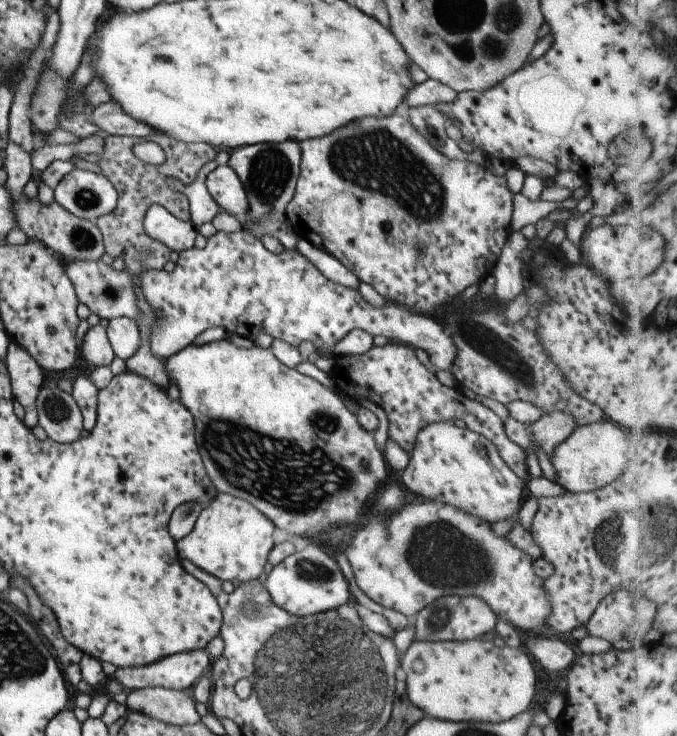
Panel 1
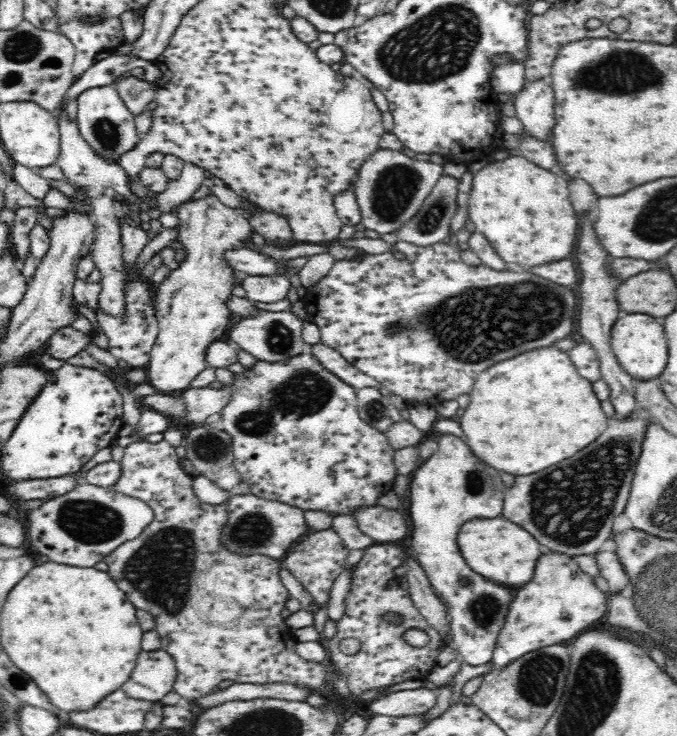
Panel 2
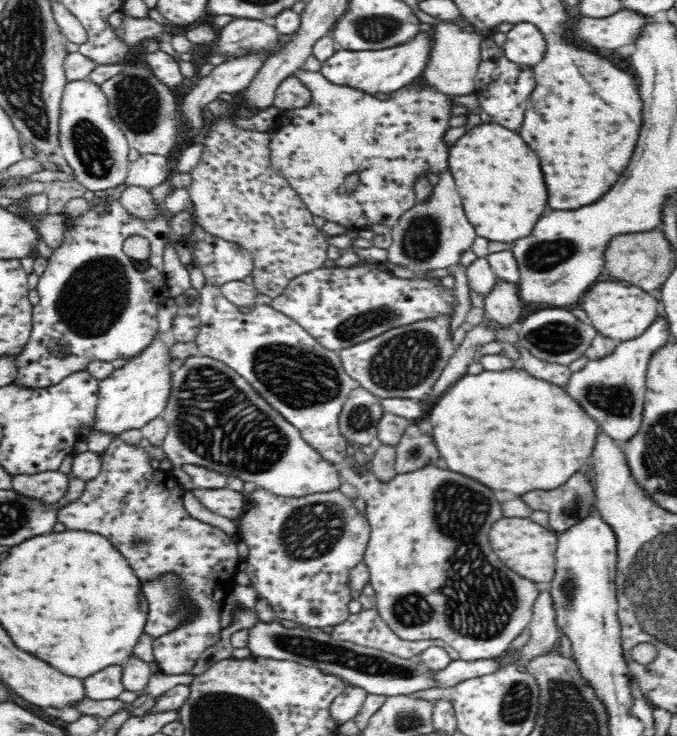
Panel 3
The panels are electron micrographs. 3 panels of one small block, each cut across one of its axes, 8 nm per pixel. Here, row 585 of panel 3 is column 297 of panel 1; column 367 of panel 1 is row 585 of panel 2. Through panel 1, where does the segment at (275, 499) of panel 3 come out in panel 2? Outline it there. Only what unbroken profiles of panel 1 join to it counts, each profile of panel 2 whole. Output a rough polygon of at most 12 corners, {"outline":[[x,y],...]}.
{"outline":[[310,530],[280,560],[322,607],[349,549]]}

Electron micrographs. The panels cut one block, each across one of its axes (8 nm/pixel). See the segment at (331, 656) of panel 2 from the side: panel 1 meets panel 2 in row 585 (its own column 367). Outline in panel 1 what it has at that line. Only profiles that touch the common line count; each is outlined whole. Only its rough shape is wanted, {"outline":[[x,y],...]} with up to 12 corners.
{"outline":[[410,346],[344,358],[386,413],[389,440],[412,452],[428,424],[460,418],[496,446],[522,482],[527,452],[503,420],[440,383]]}

